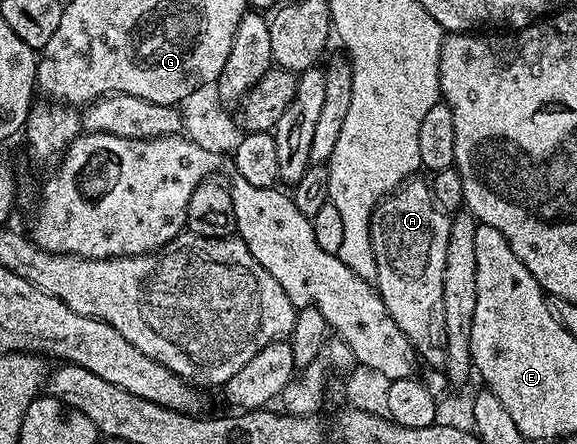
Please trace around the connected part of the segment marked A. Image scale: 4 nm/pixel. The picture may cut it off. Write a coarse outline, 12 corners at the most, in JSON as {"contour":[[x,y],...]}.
{"contour":[[411,178],[370,218],[386,311],[446,365],[451,216]]}

